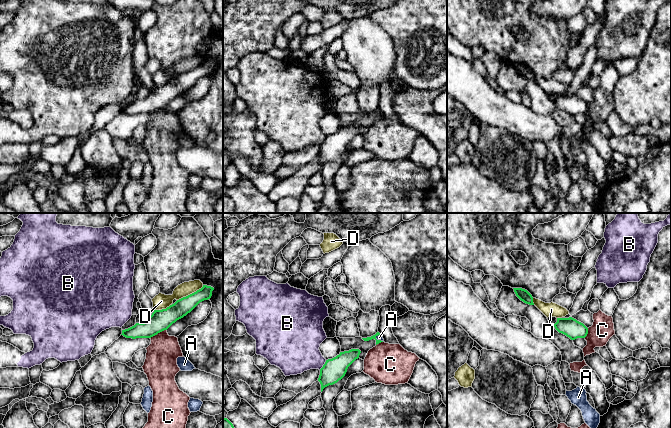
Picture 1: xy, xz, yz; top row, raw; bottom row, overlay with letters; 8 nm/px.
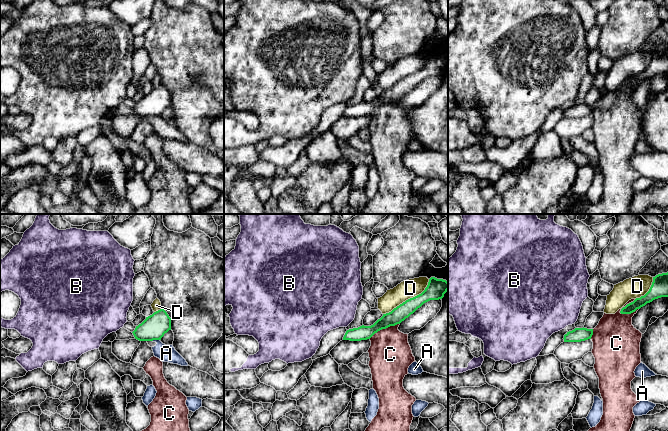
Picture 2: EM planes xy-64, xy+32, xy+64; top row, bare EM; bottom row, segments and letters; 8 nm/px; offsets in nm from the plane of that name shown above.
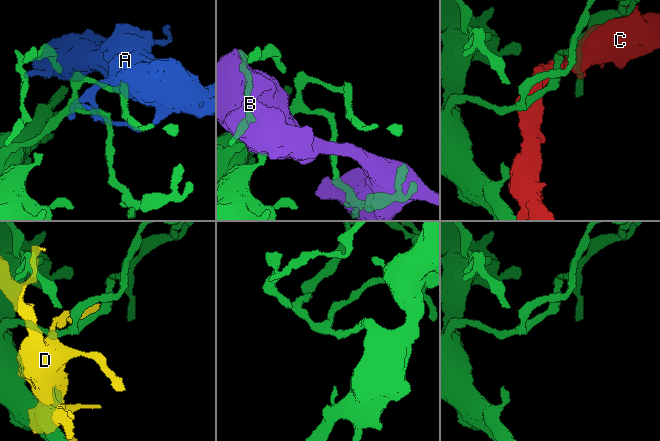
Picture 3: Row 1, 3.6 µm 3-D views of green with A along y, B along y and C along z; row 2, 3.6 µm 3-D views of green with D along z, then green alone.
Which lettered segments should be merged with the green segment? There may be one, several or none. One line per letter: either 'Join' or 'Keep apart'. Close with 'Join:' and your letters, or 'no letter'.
A: Keep apart
B: Keep apart
C: Keep apart
D: Keep apart
Join: no letter

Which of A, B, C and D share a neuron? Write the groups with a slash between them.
A / B / C / D

